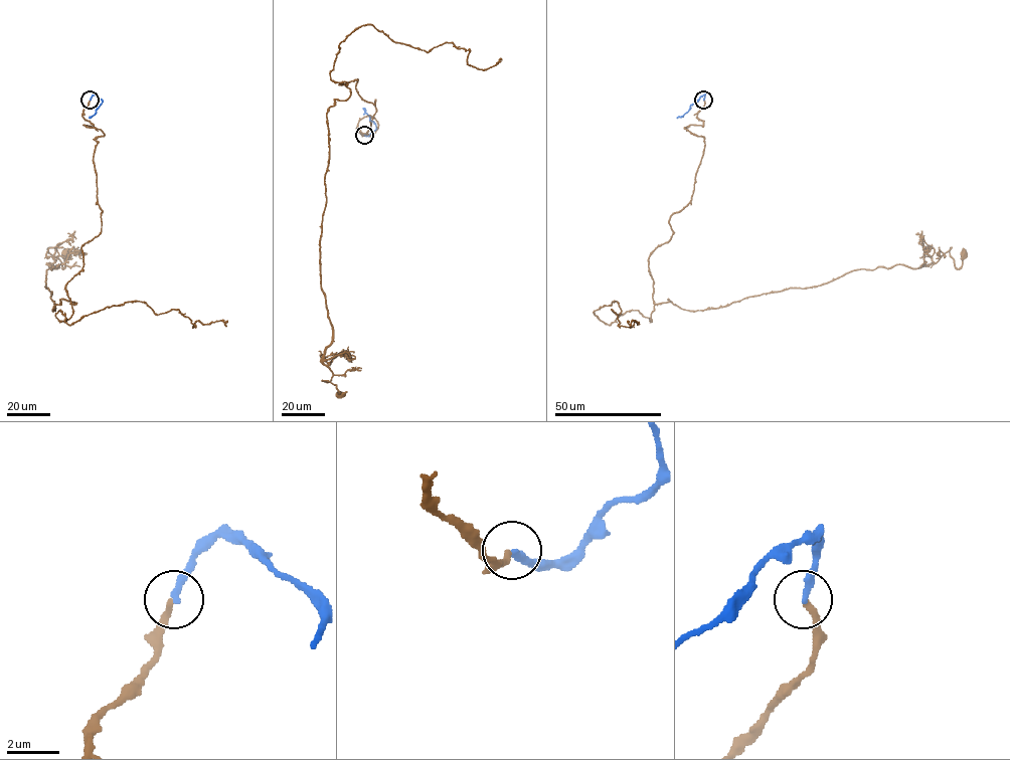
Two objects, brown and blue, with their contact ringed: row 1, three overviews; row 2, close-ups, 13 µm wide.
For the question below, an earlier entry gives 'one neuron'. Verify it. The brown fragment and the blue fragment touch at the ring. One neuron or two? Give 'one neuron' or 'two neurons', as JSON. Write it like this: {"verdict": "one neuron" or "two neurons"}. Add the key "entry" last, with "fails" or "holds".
{"verdict": "two neurons", "entry": "fails"}

